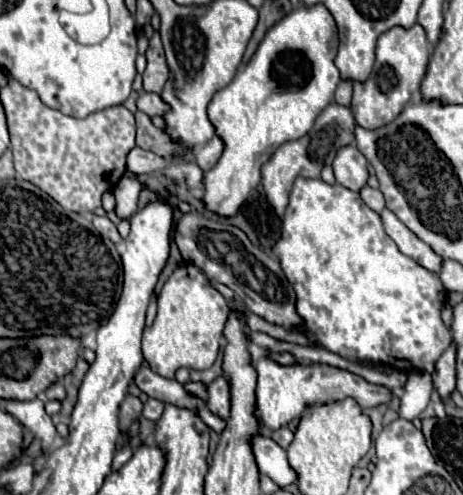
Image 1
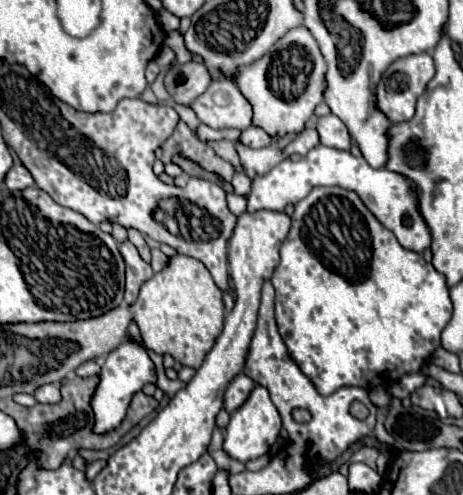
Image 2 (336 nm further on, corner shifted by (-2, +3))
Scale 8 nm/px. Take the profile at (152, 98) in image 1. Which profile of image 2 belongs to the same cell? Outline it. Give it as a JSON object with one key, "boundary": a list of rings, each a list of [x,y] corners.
{"boundary":[[[215,80],[197,100],[193,100],[191,110],[203,124],[217,130],[245,130],[251,126],[251,106],[233,80]]]}

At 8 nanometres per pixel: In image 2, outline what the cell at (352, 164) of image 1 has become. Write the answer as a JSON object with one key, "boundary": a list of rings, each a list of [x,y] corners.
{"boundary":[[[327,114],[327,116],[317,118],[317,132],[319,132],[323,146],[349,152],[351,136],[347,132],[347,126],[335,114]]]}

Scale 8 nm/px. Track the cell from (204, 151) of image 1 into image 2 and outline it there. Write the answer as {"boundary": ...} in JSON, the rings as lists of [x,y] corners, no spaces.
{"boundary":[[[249,126],[249,128],[245,128],[245,130],[241,132],[241,136],[239,136],[237,142],[239,142],[239,144],[245,144],[245,146],[249,146],[249,148],[263,148],[263,146],[269,146],[269,144],[273,144],[273,142],[277,142],[277,140],[275,140],[275,138],[269,138],[261,128]]]}

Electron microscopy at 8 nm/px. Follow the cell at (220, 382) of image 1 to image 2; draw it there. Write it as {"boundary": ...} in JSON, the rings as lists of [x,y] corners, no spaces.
{"boundary":[[[237,374],[237,376],[229,382],[229,386],[227,386],[227,390],[225,390],[225,410],[227,410],[229,414],[235,412],[235,410],[247,400],[247,396],[249,396],[251,390],[253,390],[253,386],[255,386],[255,382],[249,380],[249,376]]]}

